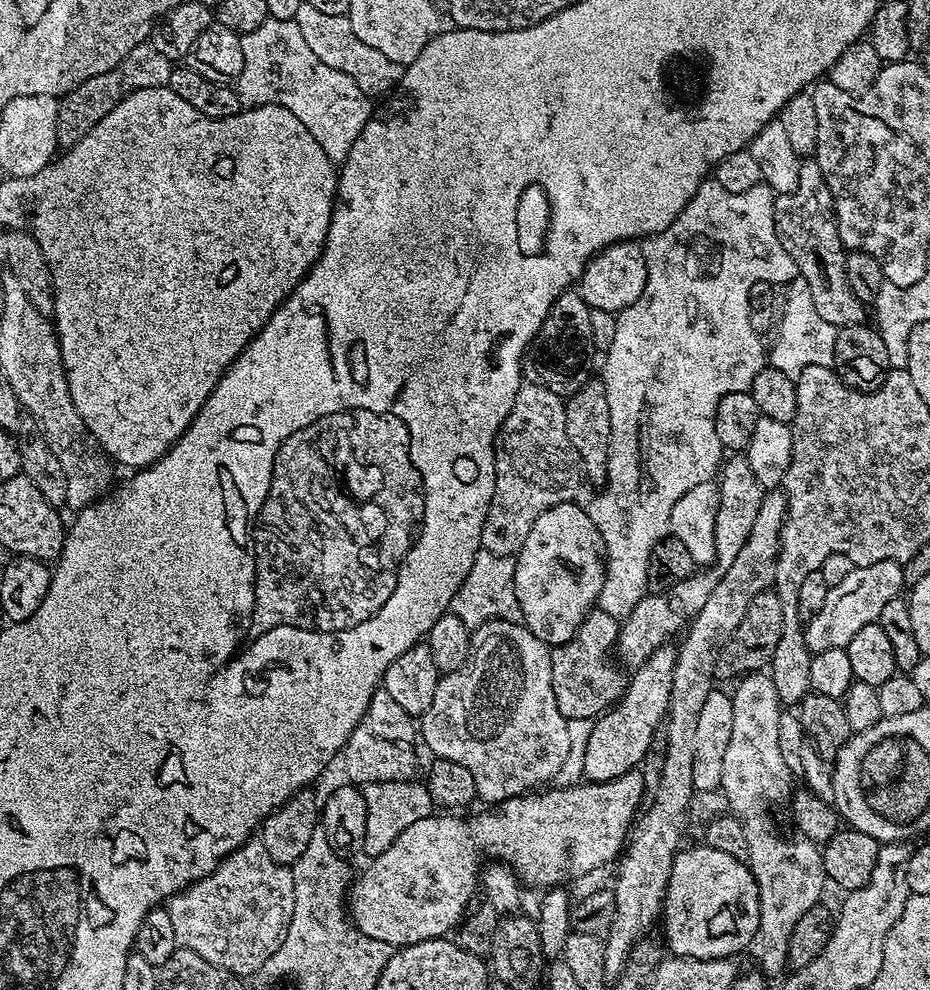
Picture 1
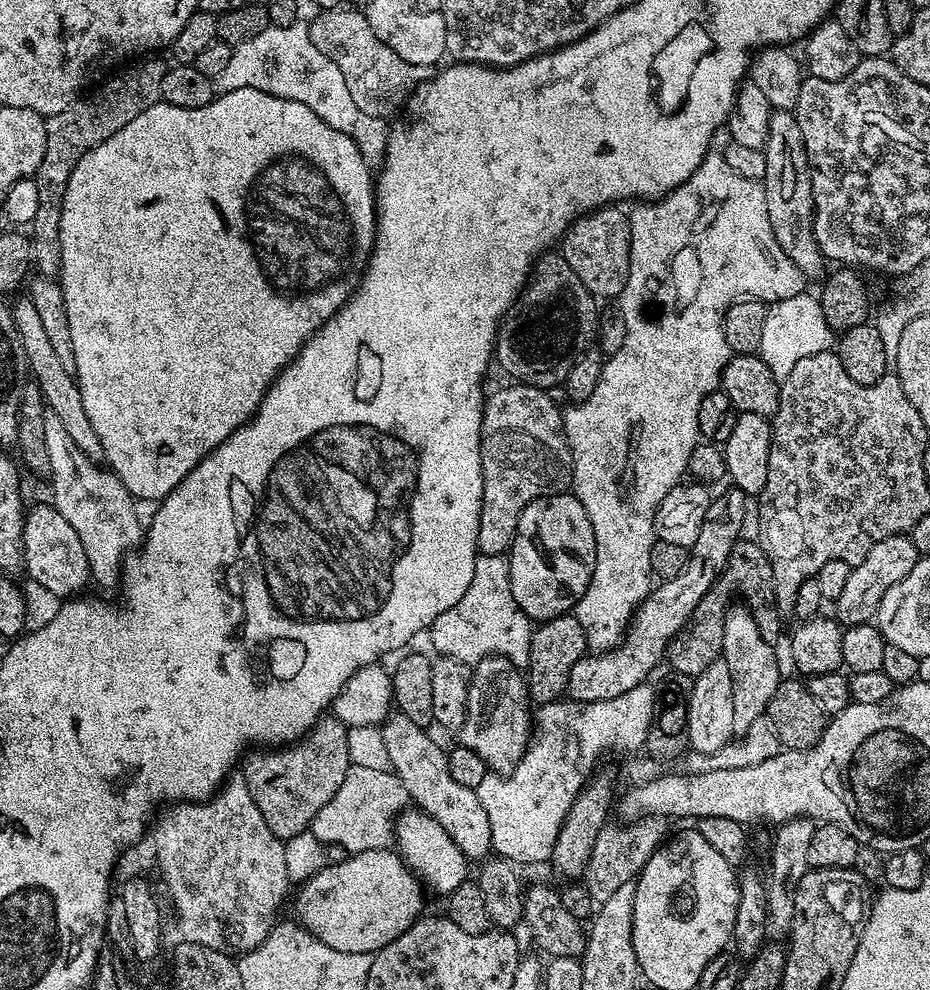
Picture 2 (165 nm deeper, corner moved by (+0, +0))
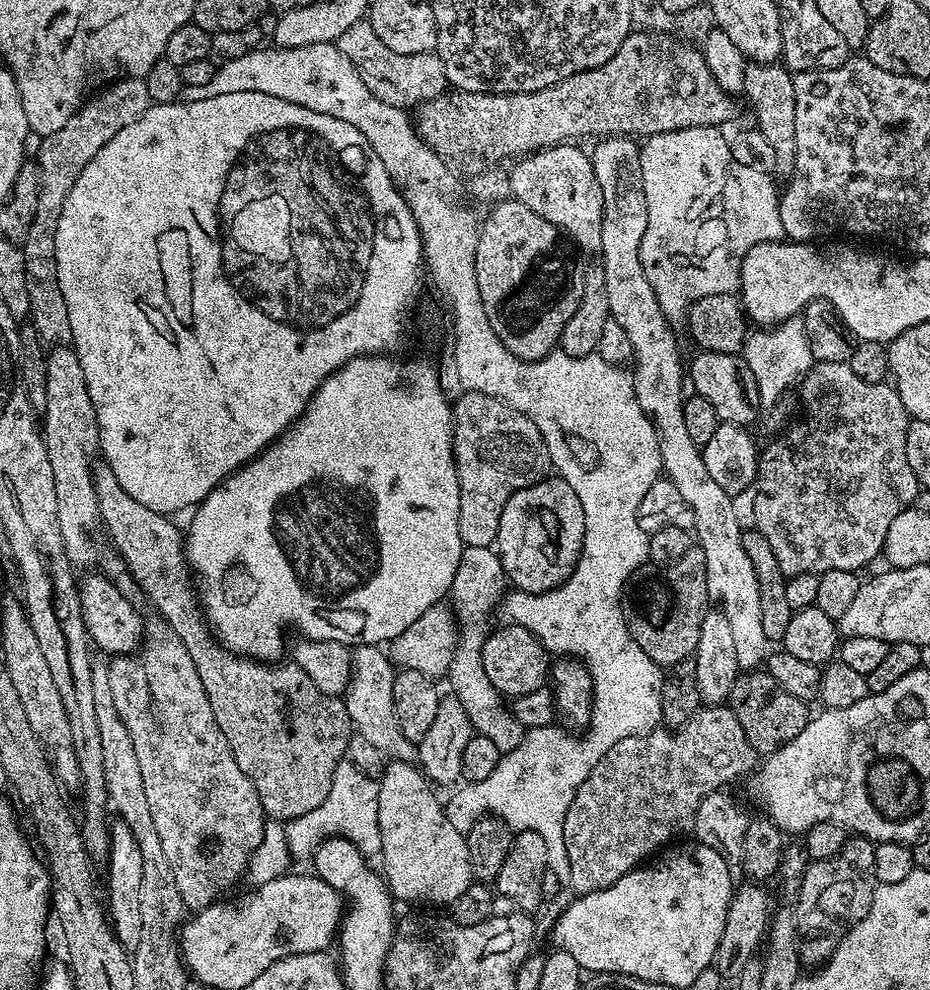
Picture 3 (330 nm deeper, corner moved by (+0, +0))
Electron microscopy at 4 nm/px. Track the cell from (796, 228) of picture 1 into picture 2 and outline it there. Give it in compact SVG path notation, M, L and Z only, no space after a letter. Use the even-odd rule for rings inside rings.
M773 111L762 151L766 158L766 174L762 181L766 194L766 214L770 214L774 238L778 246L782 246L786 258L790 258L790 262L794 262L794 266L798 266L805 277L819 277L820 267L825 267L826 261L814 238L816 211L808 173L806 142L802 142L802 129L792 112Z

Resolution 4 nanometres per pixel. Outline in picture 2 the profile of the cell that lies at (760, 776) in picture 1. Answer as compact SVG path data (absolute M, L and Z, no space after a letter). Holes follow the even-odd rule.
M747 606L729 607L722 634L722 659L730 666L730 682L734 686L734 733L743 734L759 716L768 711L770 698L782 679L776 648L758 630L758 622Z

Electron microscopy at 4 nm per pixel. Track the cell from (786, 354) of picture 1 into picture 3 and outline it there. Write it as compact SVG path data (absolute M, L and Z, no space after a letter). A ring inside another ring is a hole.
M798 316L783 320L769 328L757 329L756 333L754 331L749 333L740 354L758 383L760 407L764 410L774 407L792 382L794 384L803 377L816 362L810 354L809 339L806 338L803 319Z

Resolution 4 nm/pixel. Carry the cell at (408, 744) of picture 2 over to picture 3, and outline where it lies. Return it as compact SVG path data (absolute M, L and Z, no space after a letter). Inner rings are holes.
M361 644L352 653L352 680L348 691L342 699L352 719L353 729L358 733L365 745L382 750L389 760L415 761L417 745L406 734L402 734L402 726L398 724L398 714L394 706L394 678L397 669L383 647L374 644Z

